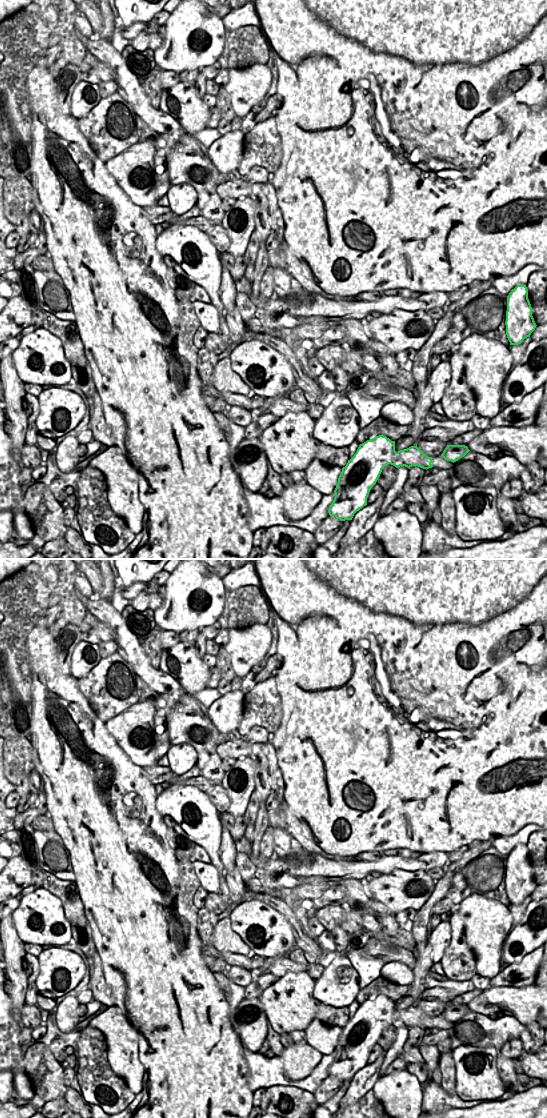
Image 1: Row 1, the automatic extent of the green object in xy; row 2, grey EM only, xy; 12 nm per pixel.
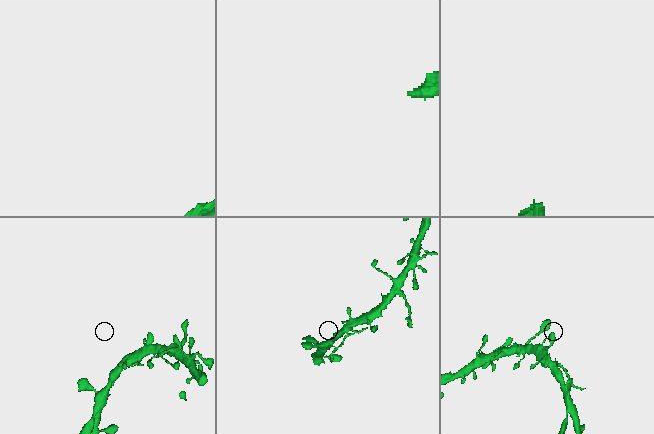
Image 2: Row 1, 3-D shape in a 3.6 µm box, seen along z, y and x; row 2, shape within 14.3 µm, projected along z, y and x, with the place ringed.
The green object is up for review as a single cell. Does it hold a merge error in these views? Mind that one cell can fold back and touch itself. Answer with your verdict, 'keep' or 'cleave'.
cleave

